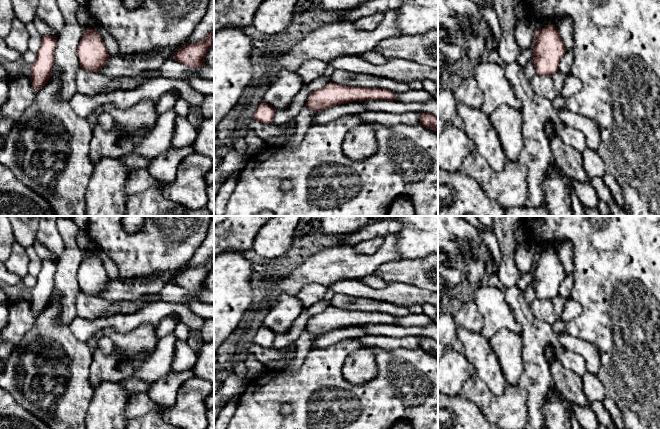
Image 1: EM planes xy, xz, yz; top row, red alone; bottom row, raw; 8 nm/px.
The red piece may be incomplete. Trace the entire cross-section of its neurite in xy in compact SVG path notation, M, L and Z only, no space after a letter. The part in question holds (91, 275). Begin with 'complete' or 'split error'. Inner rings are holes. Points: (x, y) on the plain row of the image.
complete; M96 253L85 254L77 272L77 279L80 291L90 296L99 296L111 281Z

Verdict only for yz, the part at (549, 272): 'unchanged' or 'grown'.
unchanged

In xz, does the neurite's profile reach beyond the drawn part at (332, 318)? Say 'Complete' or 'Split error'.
Complete

